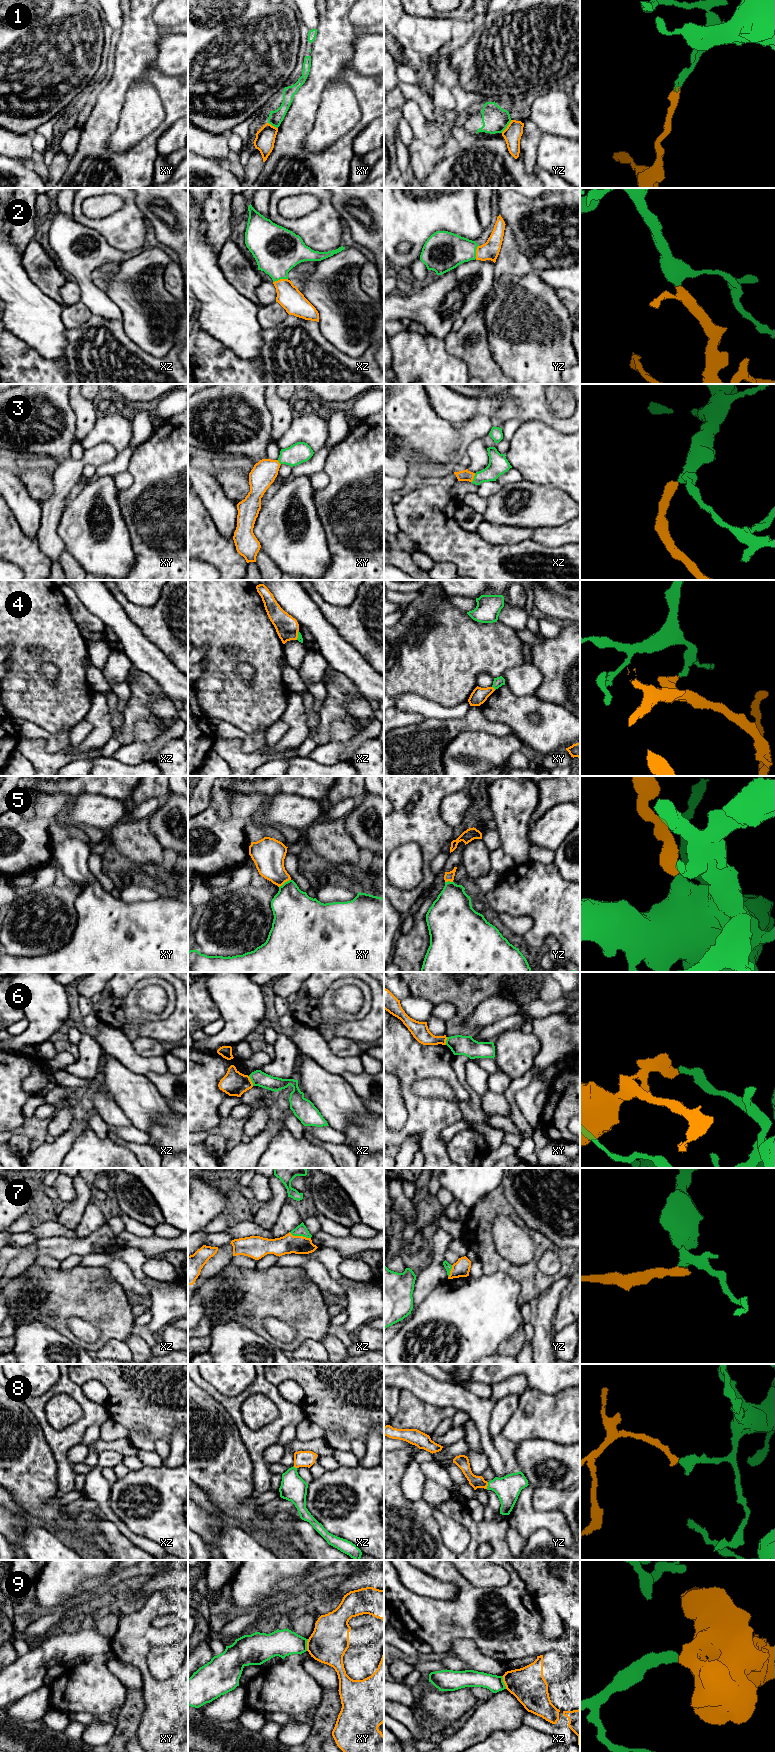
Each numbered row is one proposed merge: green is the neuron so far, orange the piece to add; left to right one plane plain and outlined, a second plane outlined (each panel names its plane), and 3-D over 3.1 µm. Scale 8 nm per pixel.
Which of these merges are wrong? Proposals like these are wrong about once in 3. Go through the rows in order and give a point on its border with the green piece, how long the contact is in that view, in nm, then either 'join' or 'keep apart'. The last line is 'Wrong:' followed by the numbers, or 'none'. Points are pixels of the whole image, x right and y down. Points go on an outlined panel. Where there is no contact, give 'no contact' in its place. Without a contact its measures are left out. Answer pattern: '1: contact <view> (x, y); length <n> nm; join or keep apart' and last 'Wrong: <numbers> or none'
1: contact yz (507, 125); length 130 nm; keep apart
2: contact xz (280, 278); length 120 nm; join
3: contact xz (474, 477); length 80 nm; join
4: contact xy (494, 688); length 40 nm; keep apart
5: contact xy (285, 882); length 120 nm; join
6: contact xz (251, 1080); length 90 nm; keep apart
7: contact xz (300, 1235); length 180 nm; join
8: contact yz (488, 1485); length 60 nm; join
9: contact xz (503, 1682); length 110 nm; keep apart
Wrong: 1, 4, 6, 9

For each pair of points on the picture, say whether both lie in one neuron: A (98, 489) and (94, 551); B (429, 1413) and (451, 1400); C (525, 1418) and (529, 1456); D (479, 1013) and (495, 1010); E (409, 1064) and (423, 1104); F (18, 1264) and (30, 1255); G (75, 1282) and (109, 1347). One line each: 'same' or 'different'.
A: same
B: different
C: different
D: same
E: same
F: same
G: different

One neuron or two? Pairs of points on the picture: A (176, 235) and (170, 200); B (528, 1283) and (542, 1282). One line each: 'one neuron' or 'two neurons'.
A: one neuron
B: one neuron

